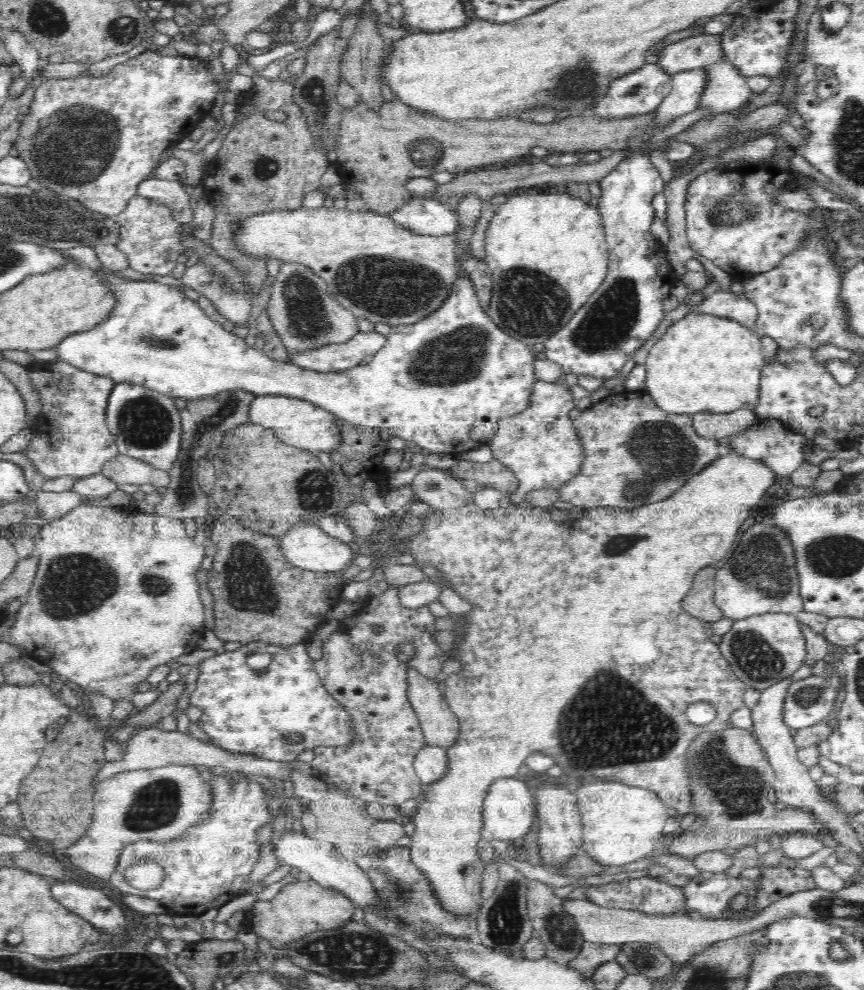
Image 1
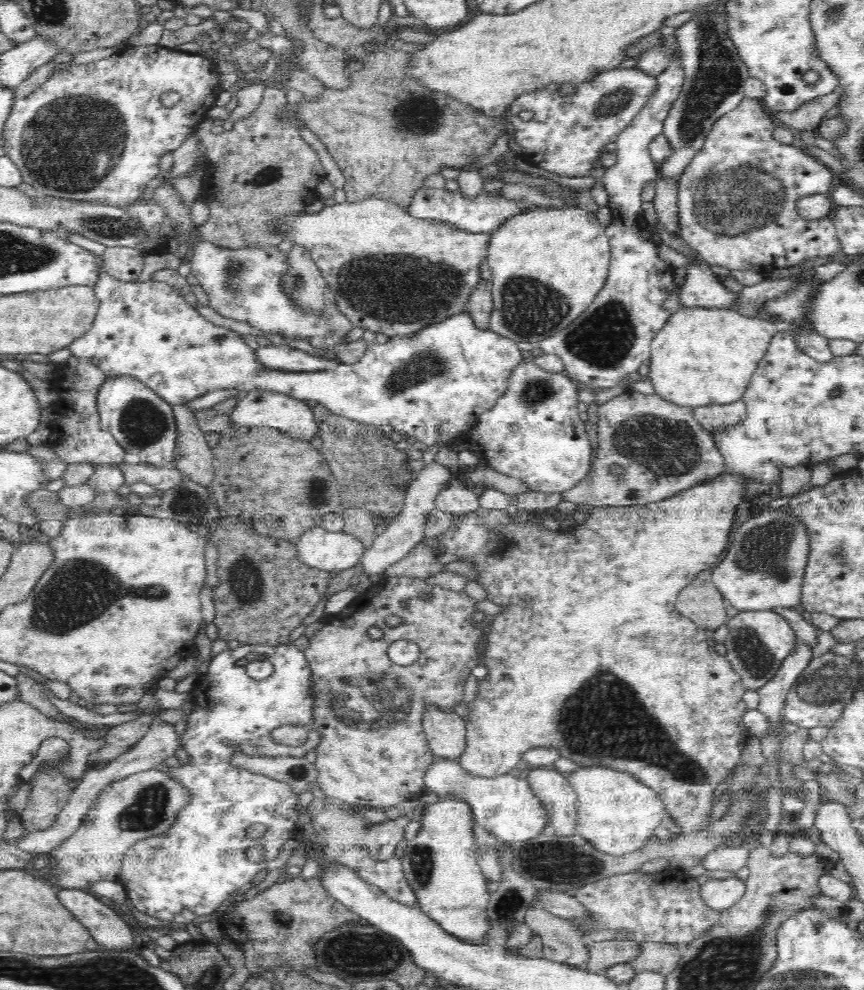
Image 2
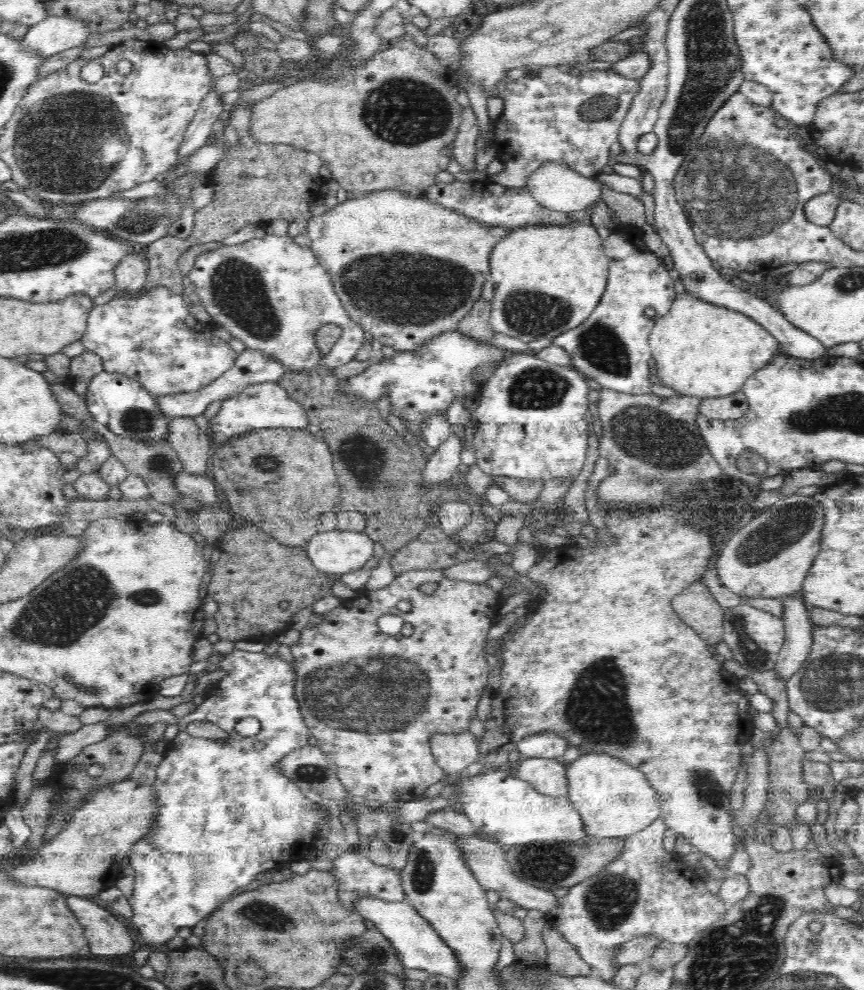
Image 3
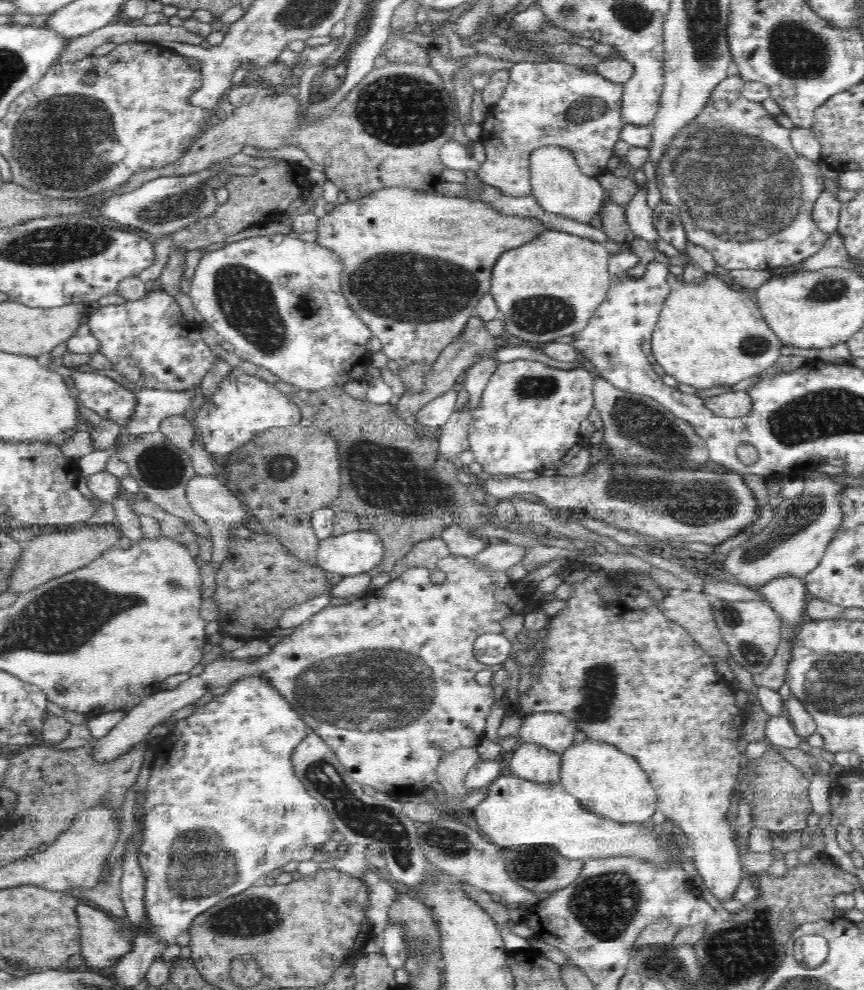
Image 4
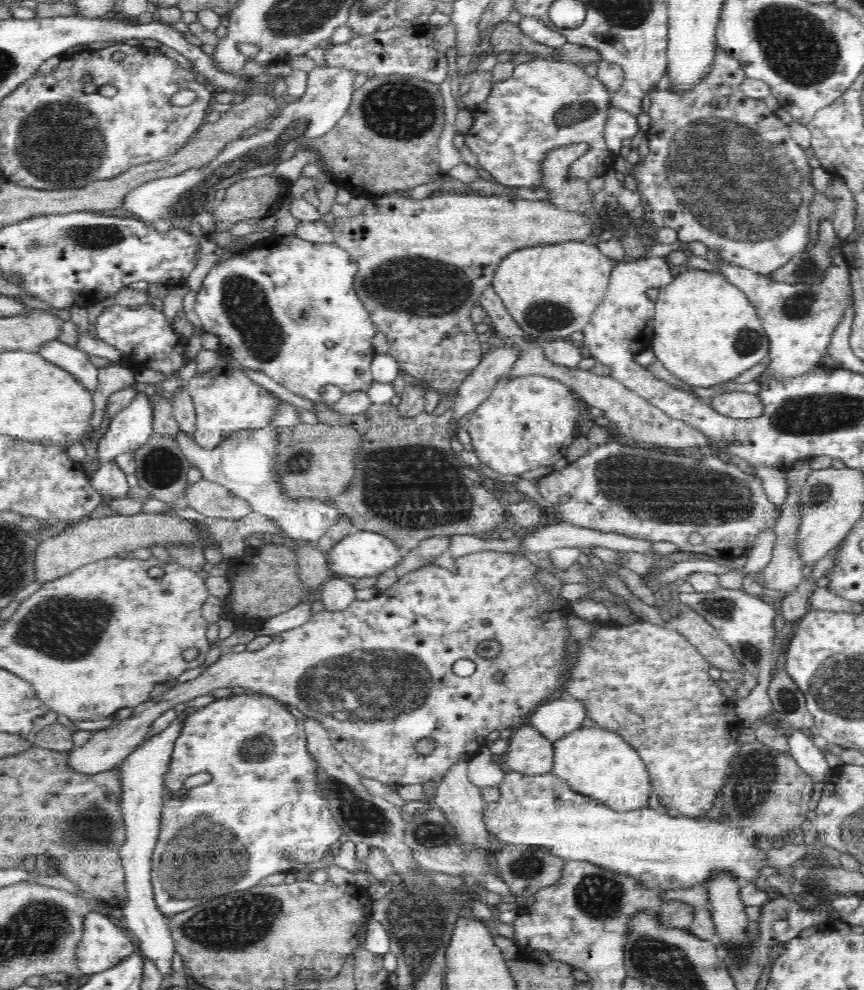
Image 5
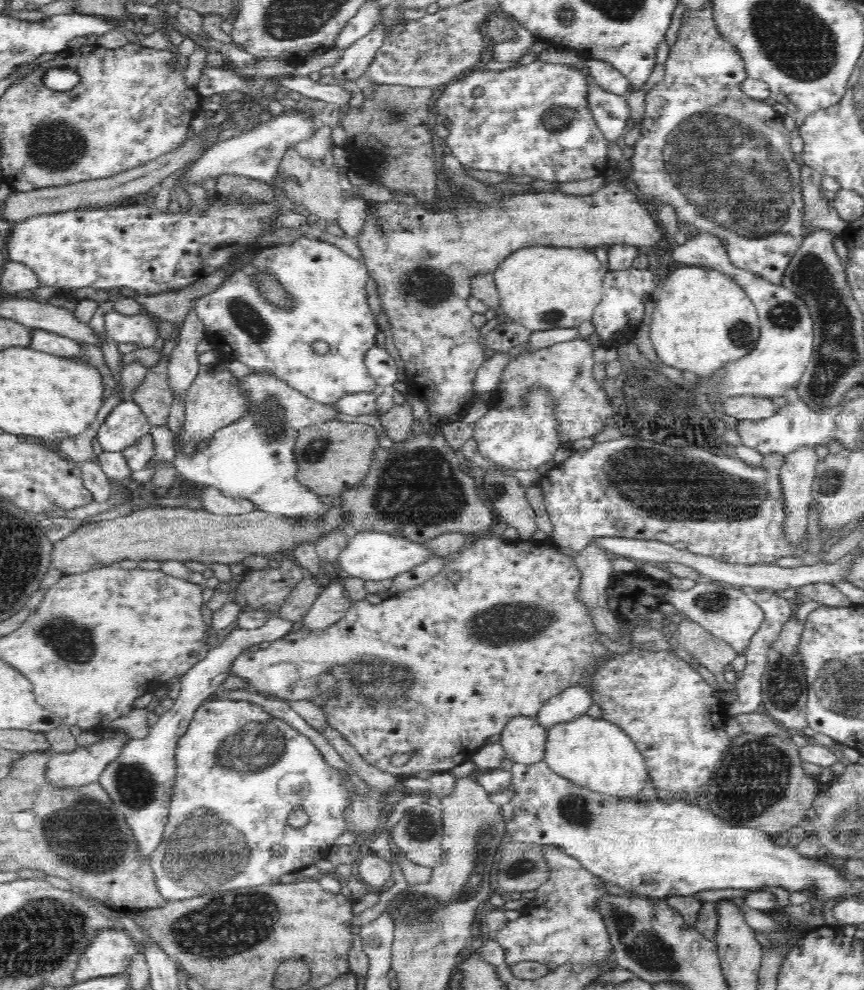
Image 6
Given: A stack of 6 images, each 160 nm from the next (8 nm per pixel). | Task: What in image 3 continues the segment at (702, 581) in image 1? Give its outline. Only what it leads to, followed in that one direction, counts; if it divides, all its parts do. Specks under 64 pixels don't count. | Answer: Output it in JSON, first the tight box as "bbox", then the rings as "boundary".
{"bbox":[671,581,725,646],"boundary":[[[696,581],[684,588],[671,600],[671,605],[678,617],[706,643],[716,646],[723,642],[725,611],[704,582]]]}

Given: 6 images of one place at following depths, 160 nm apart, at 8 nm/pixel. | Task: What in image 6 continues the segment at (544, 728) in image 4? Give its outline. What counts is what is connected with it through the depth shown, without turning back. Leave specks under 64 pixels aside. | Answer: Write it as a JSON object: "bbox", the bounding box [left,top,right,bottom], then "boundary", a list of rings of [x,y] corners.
{"bbox":[535,683,592,731],"boundary":[[[577,683],[545,702],[535,718],[548,731],[556,724],[564,724],[586,714],[592,702],[588,688]]]}

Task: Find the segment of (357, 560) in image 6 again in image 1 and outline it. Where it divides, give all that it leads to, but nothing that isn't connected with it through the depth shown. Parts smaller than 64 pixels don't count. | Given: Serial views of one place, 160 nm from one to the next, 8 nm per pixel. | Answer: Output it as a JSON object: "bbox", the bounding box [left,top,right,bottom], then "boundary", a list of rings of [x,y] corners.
{"bbox":[279,524,356,574],"boundary":[[[318,524],[292,525],[279,539],[279,549],[292,566],[314,572],[340,574],[356,556],[350,545],[328,536]]]}

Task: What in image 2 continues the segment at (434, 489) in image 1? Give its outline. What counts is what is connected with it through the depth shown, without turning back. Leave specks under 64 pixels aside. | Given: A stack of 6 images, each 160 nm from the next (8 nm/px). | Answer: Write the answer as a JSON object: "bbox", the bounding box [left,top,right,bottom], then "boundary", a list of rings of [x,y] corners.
{"bbox":[435,481,479,515],"boundary":[[[448,481],[446,488],[442,490],[435,500],[435,508],[442,514],[461,515],[478,510],[479,496],[470,486],[464,486],[459,481]]]}

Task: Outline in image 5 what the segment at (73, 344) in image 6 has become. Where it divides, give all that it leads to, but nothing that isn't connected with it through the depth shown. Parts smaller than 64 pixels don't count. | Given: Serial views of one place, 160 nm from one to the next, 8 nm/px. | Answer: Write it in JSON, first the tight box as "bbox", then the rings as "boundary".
{"bbox":[40,339,99,395],"boundary":[[[57,339],[42,345],[40,356],[48,362],[72,374],[82,387],[94,395],[99,386],[99,369],[88,361],[88,354],[80,351],[78,347]]]}

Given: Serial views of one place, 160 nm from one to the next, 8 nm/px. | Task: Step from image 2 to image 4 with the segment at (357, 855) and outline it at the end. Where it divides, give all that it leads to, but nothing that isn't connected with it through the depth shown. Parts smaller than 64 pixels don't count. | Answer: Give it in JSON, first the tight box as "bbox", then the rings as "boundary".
{"bbox":[360,868,399,936],"boundary":[[[374,868],[366,870],[360,880],[367,886],[368,892],[366,918],[372,924],[372,935],[378,936],[386,928],[389,911],[398,899],[399,892],[390,885],[390,881],[382,880]]]}

